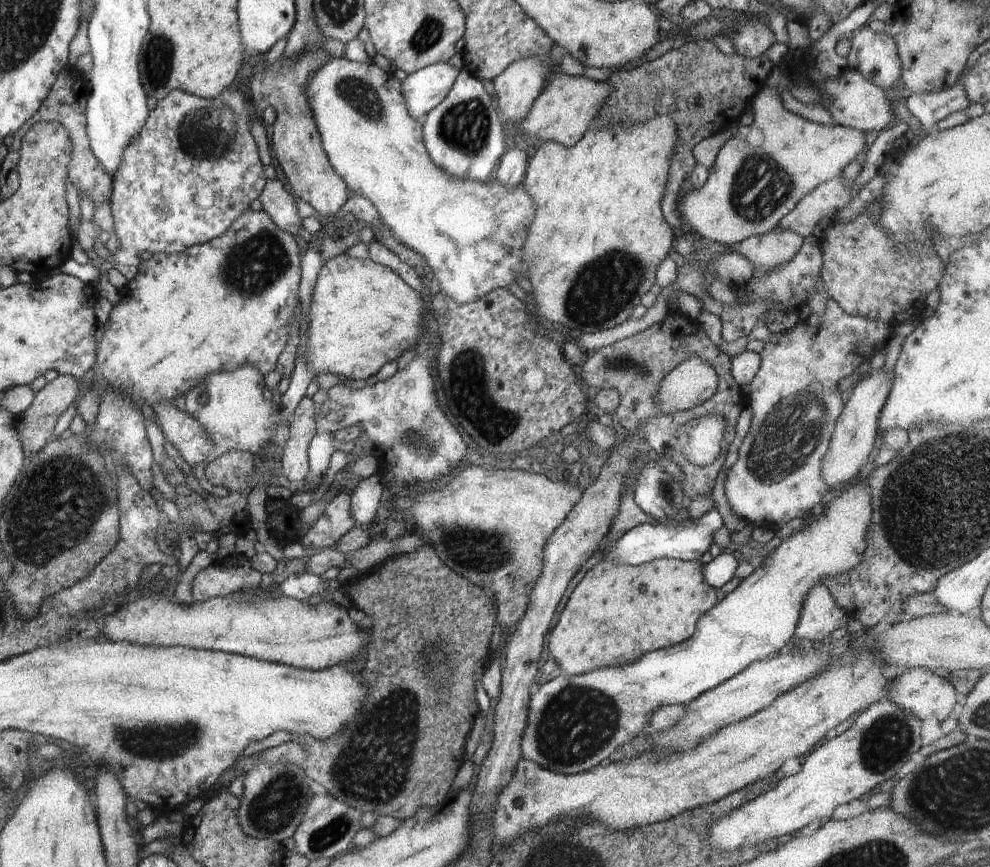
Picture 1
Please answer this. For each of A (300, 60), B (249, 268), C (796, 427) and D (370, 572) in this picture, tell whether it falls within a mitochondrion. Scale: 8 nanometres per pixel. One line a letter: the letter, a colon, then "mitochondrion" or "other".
A: other
B: mitochondrion
C: mitochondrion
D: other

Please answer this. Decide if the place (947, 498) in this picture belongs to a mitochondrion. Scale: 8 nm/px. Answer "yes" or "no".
yes

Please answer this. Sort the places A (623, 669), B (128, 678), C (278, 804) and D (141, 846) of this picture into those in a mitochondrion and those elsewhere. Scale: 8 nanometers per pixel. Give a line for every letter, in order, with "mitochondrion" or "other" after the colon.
A: other
B: other
C: mitochondrion
D: other

